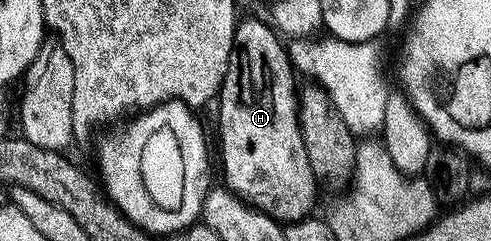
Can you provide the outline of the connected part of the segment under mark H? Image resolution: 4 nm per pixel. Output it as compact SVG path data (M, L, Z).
M247 17L235 26L235 49L231 52L231 62L227 68L227 74L223 85L219 89L217 106L219 105L219 153L223 156L223 177L226 188L230 189L240 201L246 201L253 209L269 215L280 223L292 223L306 218L311 208L315 205L315 184L317 178L311 169L309 159L305 155L305 143L301 139L299 130L299 103L297 100L297 84L295 85L296 70L291 64L291 54L286 44L282 45L280 34L266 20L258 21L255 17Z

